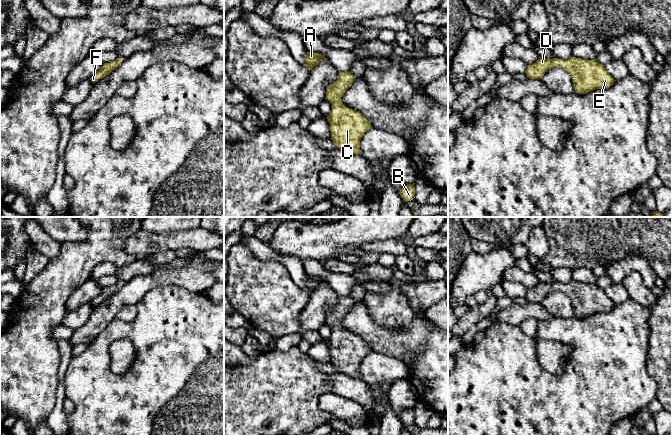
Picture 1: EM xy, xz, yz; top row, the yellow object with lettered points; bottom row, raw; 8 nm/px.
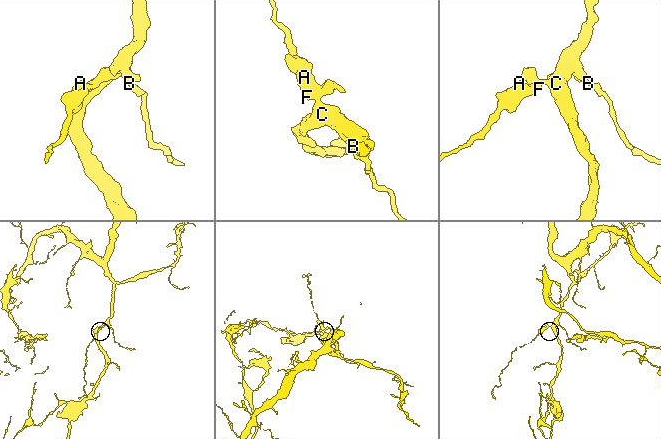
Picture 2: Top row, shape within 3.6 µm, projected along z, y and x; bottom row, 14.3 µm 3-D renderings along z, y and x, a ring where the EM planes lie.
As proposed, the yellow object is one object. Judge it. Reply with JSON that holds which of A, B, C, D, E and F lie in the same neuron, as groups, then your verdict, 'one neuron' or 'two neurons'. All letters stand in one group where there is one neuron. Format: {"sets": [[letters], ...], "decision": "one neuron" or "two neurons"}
{"sets": [["A", "B", "C", "D", "E", "F"]], "decision": "one neuron"}

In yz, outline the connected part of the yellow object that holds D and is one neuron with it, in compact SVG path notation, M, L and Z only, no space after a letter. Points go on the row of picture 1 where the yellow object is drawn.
M573 56L568 60L540 57L534 64L527 66L525 73L528 78L542 79L545 72L551 67L566 70L573 79L574 89L578 94L609 88L615 82L605 66L596 59L588 60Z

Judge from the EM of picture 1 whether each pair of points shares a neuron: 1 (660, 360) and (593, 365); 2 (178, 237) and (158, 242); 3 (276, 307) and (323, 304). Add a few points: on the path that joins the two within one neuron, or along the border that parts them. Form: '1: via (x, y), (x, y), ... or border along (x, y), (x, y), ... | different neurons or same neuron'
1: border along (648, 338), (647, 373), (656, 383) | different neurons
2: via (173, 240), (163, 241) | same neuron
3: border along (309, 295), (309, 300), (300, 315), (298, 327) | different neurons

